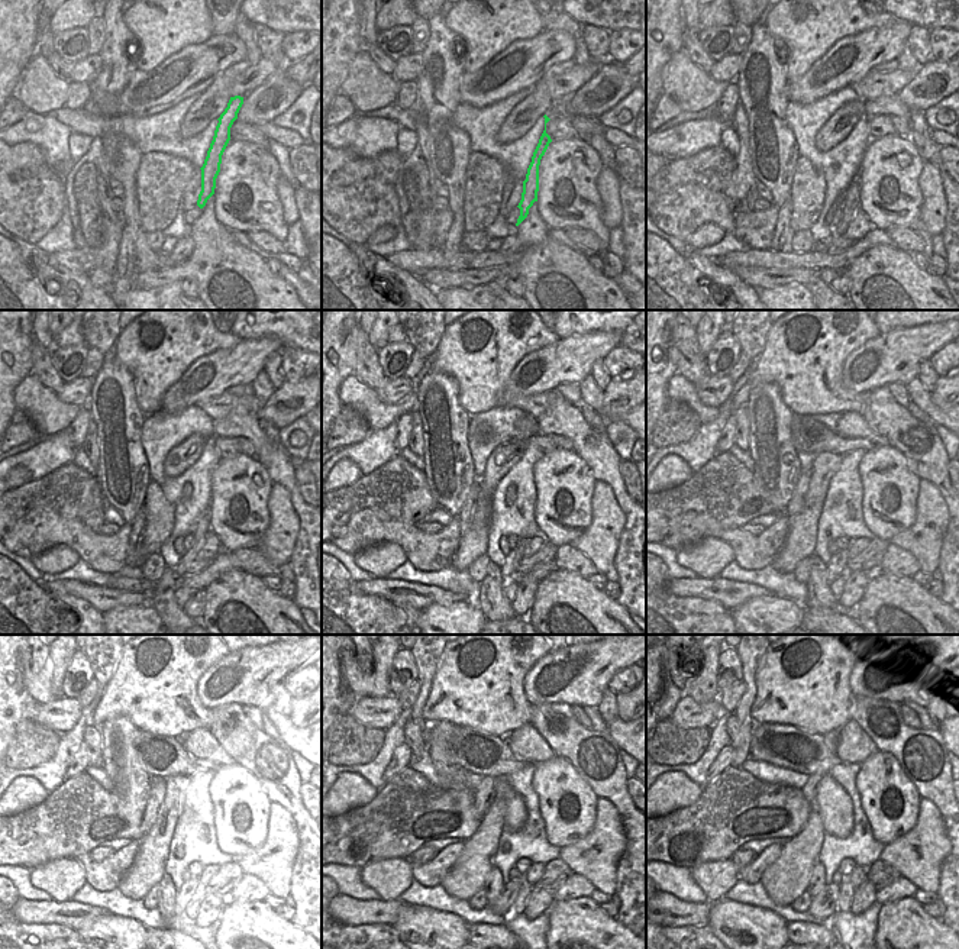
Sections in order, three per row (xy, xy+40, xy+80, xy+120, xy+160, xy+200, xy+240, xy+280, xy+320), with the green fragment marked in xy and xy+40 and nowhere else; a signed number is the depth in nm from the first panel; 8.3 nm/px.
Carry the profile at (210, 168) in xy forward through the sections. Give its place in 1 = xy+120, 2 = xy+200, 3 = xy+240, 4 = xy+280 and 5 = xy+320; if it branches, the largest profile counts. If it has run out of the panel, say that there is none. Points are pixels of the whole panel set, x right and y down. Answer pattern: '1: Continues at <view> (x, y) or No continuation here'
1: Continues at xy+120 (200, 535)
2: Continues at xy+200 (838, 562)
3: Continues at xy+240 (189, 887)
4: Continues at xy+280 (500, 906)
5: Continues at xy+320 (823, 906).

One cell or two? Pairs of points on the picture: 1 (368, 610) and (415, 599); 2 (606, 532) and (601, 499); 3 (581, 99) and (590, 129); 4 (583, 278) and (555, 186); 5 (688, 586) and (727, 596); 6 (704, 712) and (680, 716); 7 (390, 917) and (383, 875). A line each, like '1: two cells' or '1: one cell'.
1: two cells
2: one cell
3: two cells
4: two cells
5: one cell
6: one cell
7: two cells

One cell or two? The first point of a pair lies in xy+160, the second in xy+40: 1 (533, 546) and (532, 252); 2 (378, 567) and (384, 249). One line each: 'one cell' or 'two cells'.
1: one cell
2: two cells

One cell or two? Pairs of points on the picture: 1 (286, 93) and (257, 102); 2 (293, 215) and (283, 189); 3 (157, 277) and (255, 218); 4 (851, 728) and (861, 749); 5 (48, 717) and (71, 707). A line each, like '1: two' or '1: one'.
1: one
2: one
3: two
4: one
5: one

